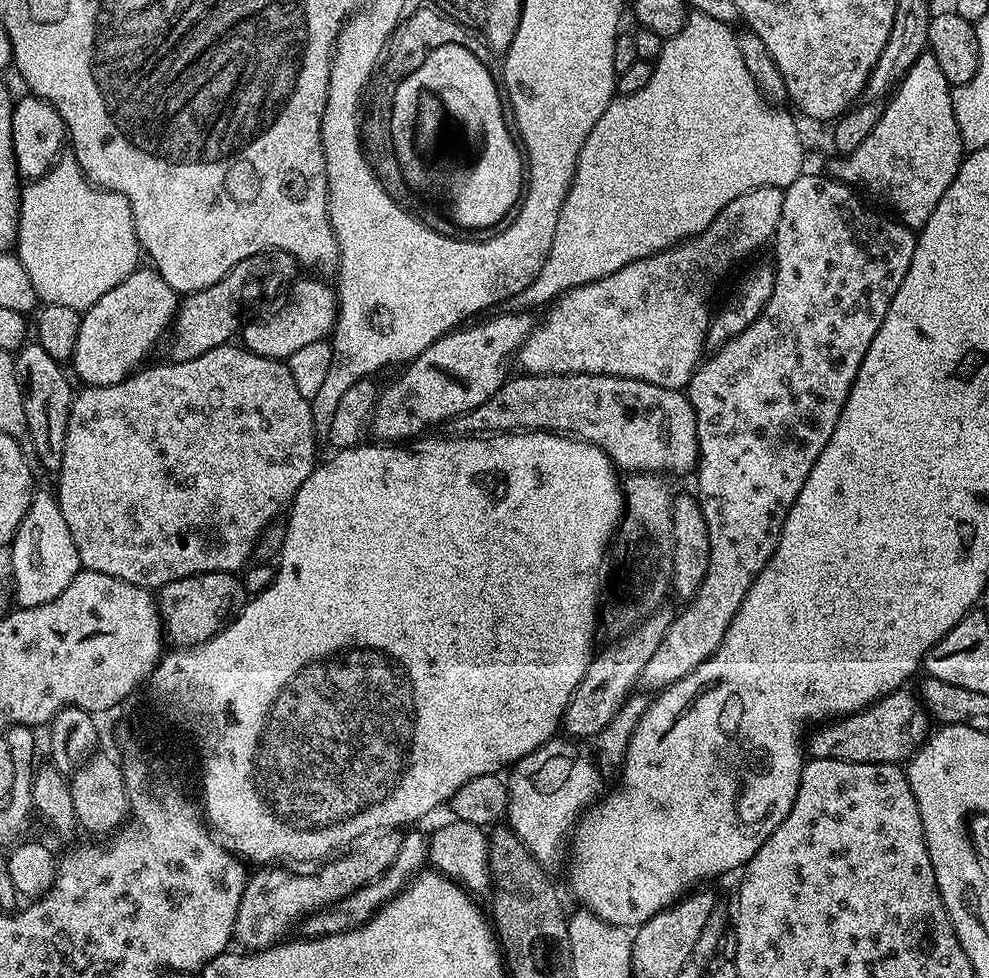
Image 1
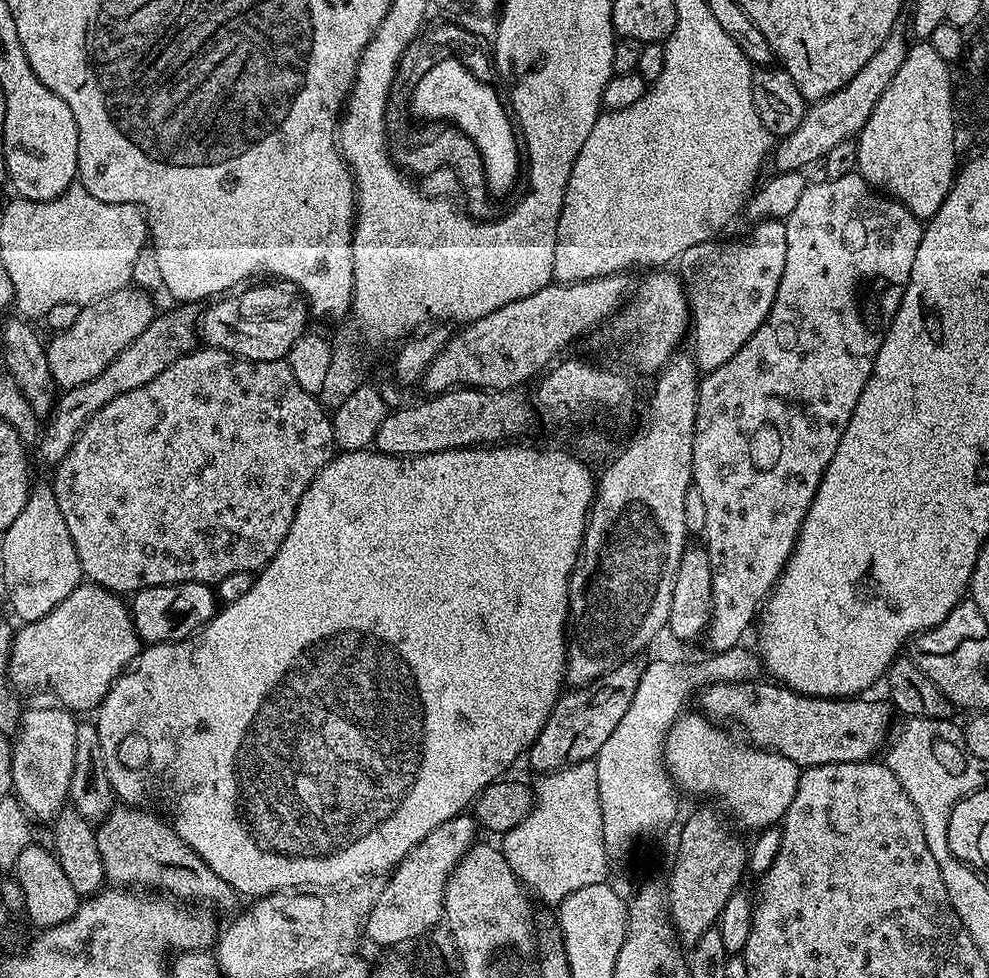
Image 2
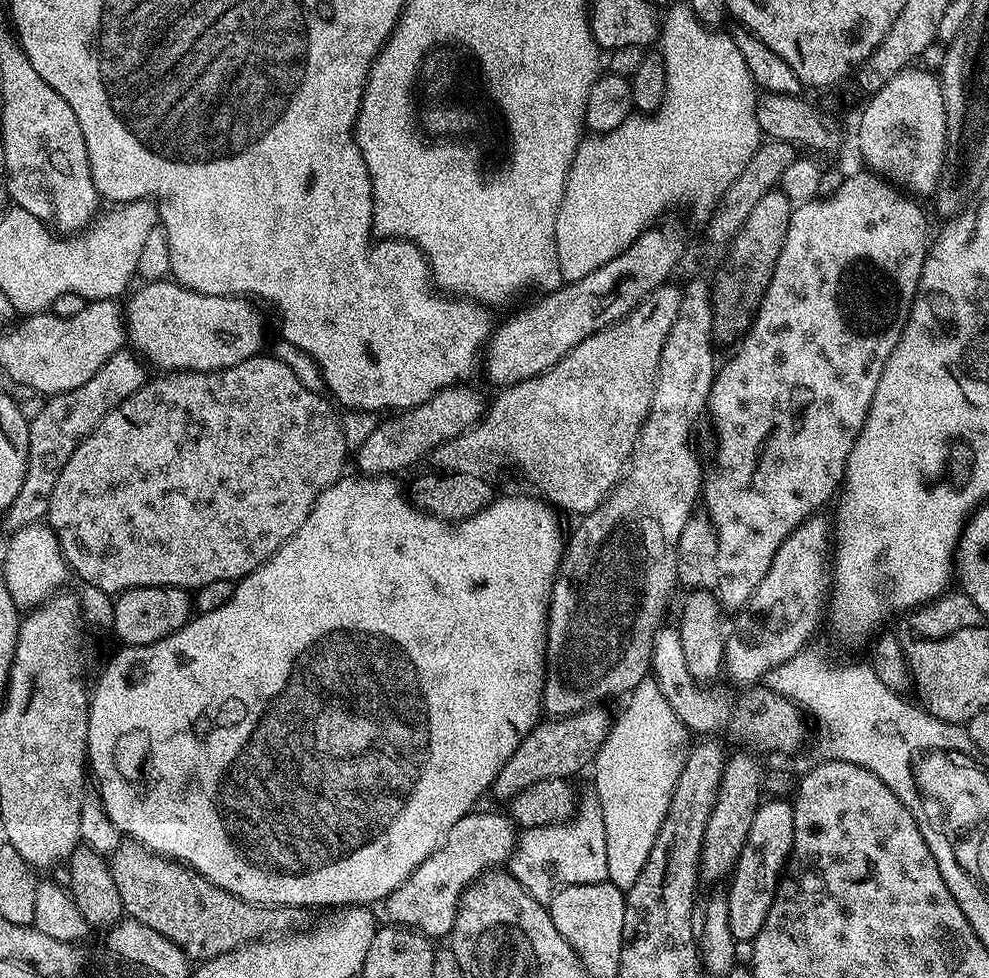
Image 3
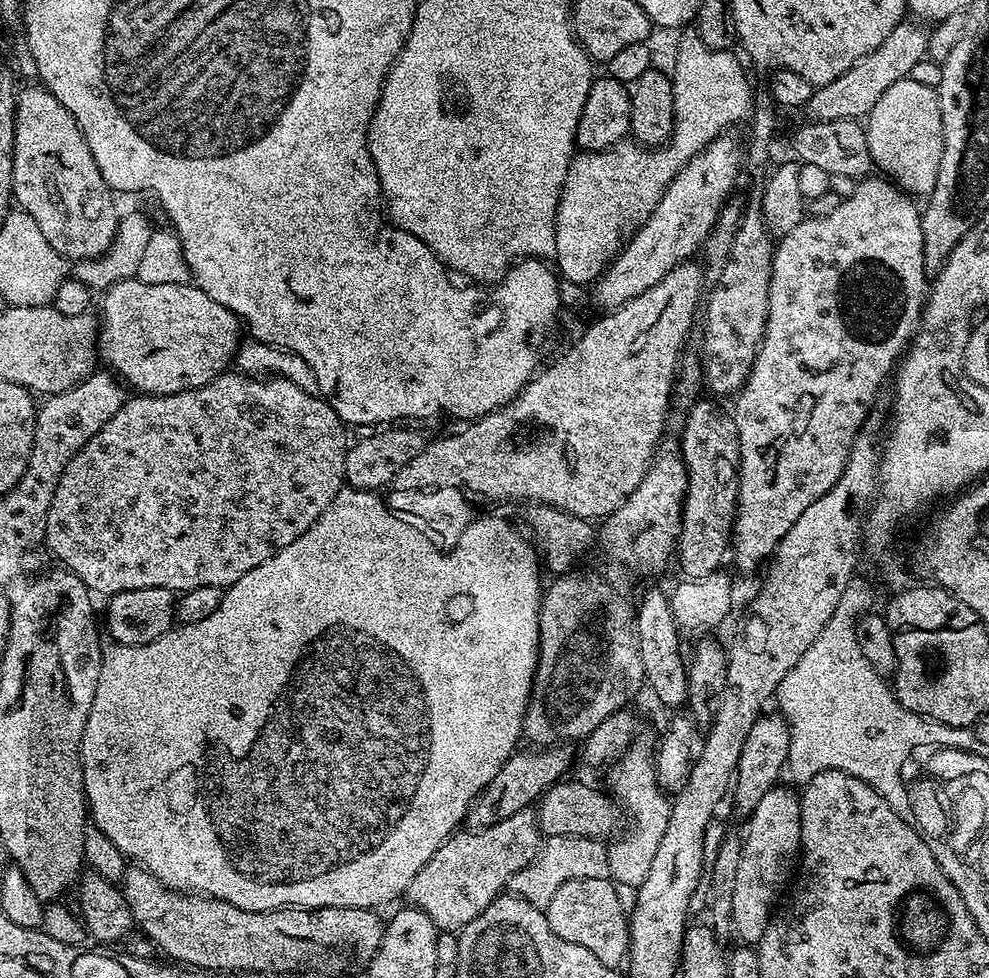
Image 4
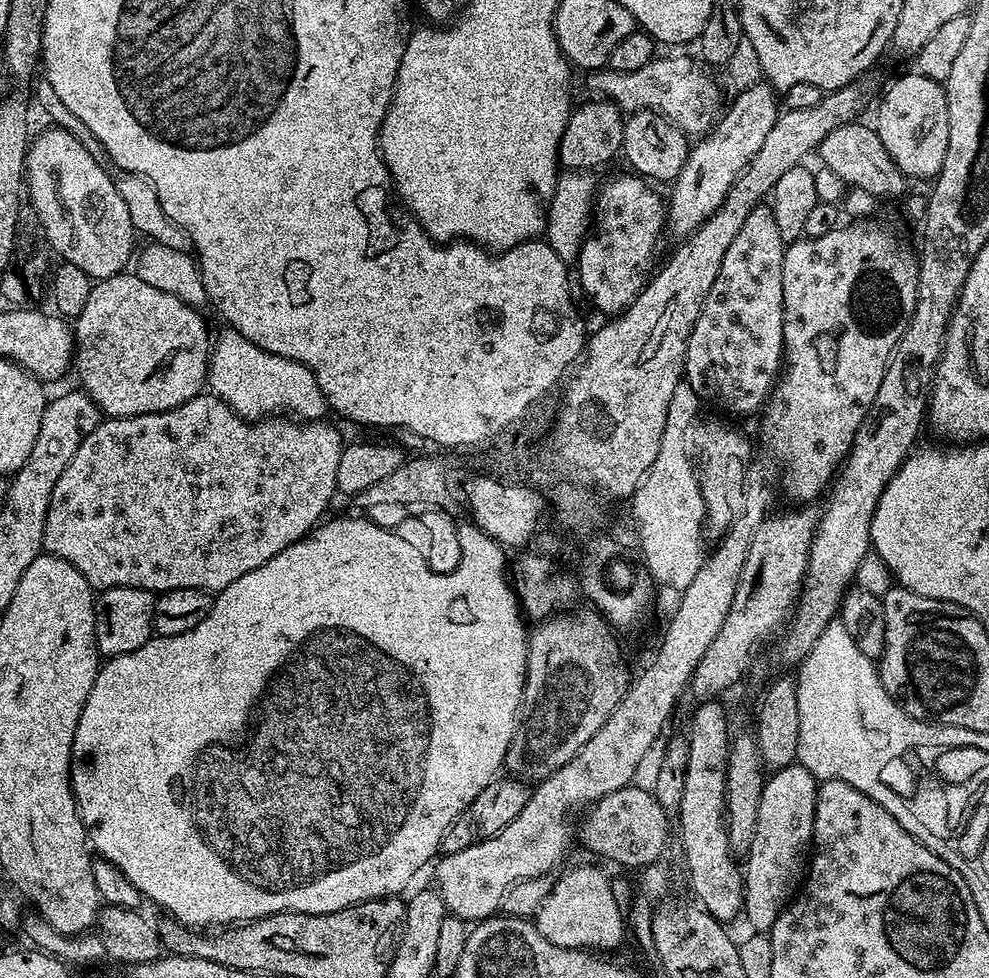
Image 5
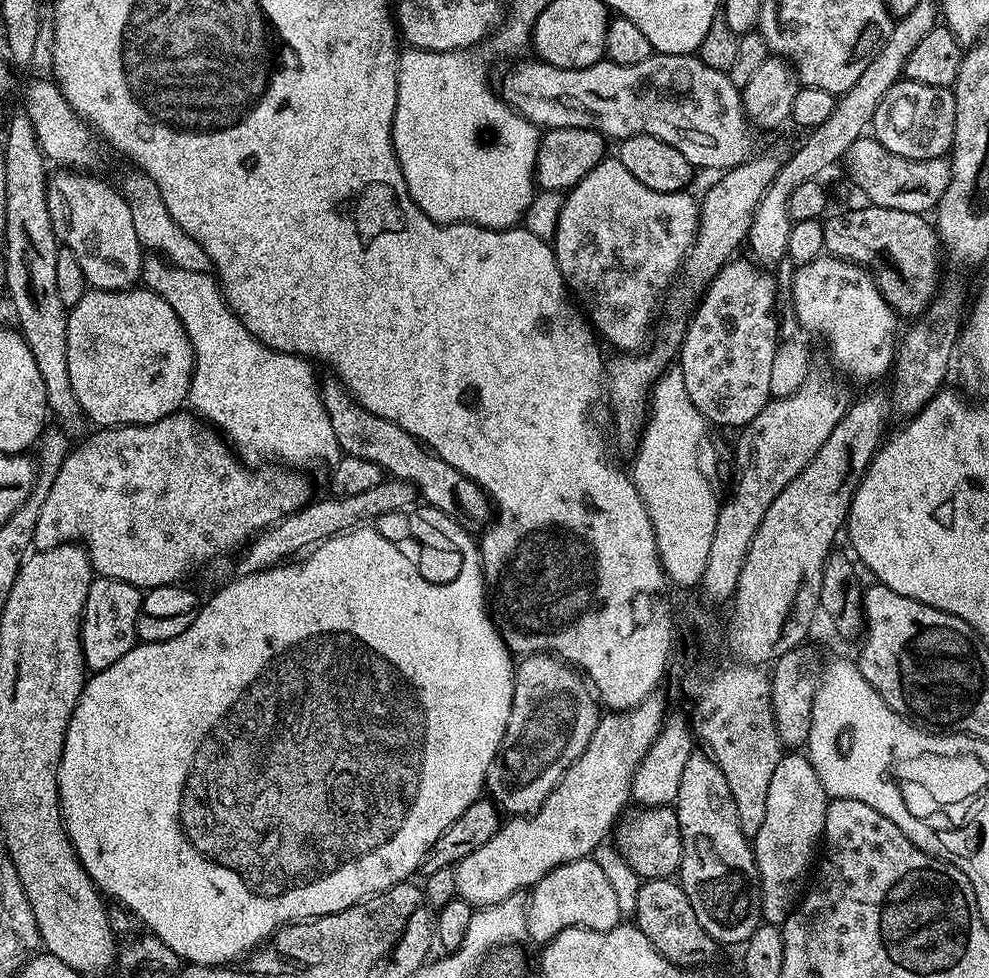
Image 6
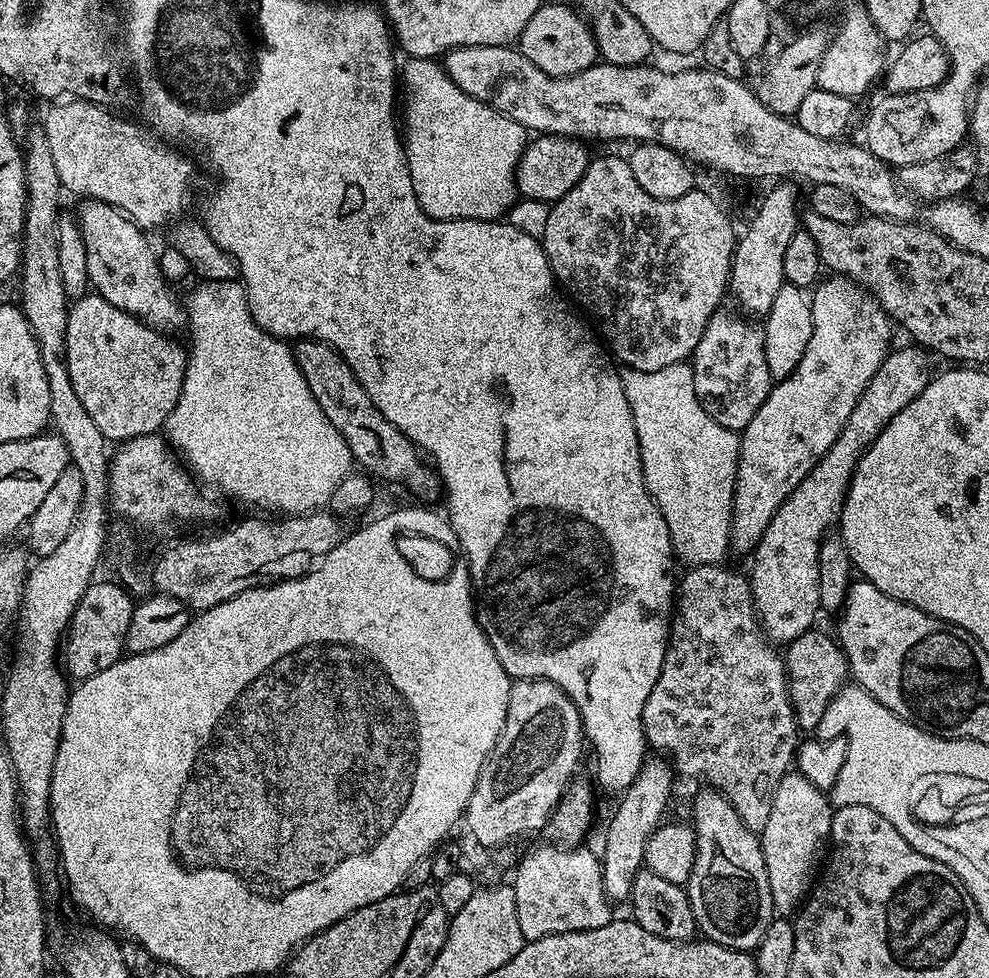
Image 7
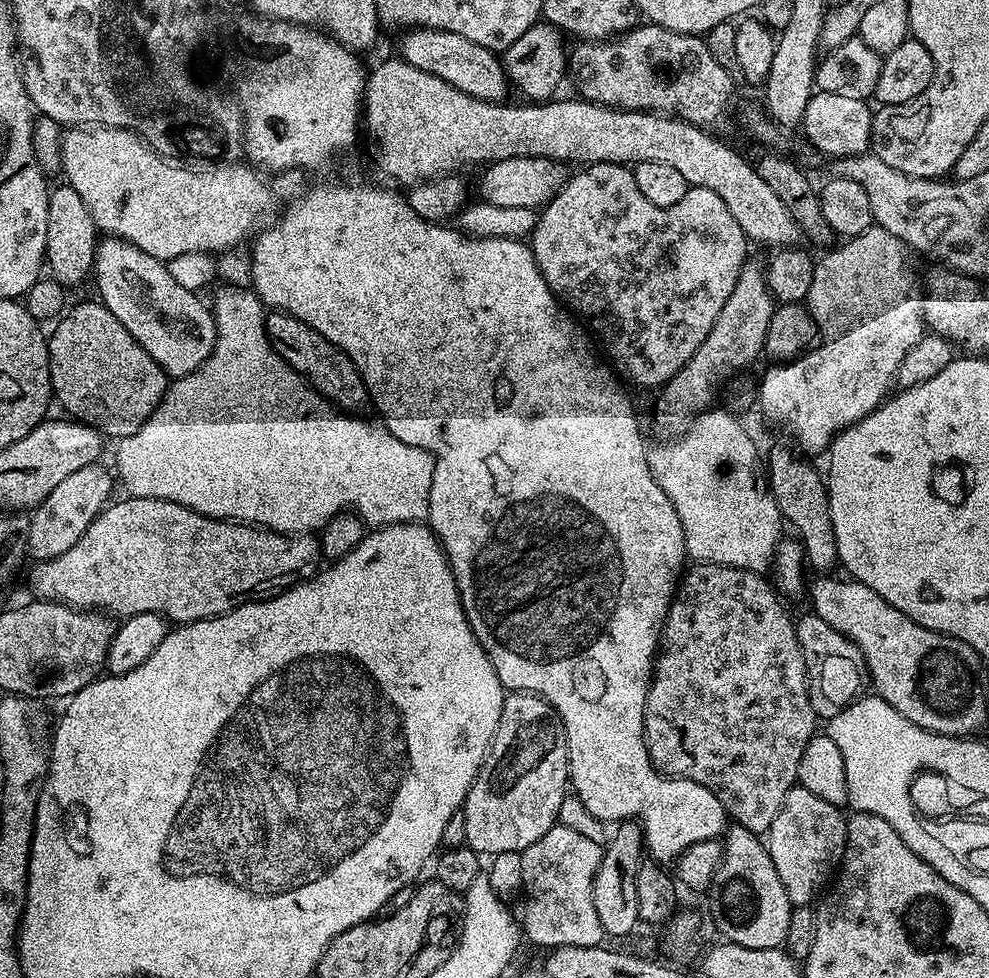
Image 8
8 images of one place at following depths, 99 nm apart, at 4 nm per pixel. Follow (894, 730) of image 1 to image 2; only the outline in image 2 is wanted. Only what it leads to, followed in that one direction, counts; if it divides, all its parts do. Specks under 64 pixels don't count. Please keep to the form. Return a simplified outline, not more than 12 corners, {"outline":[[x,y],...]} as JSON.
{"outline":[[776,682],[706,687],[699,711],[802,770],[889,743],[883,699]]}

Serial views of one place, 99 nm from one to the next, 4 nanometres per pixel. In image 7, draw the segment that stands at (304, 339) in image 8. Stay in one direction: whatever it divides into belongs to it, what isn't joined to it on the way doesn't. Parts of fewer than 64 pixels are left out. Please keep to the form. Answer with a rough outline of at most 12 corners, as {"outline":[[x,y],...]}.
{"outline":[[298,340],[314,402],[365,473],[441,499],[439,475],[382,418],[335,348]]}

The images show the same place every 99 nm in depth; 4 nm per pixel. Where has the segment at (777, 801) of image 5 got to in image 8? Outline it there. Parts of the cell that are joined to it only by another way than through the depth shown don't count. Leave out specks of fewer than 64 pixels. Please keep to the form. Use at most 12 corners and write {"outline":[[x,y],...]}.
{"outline":[[802,786],[766,833],[792,905],[844,857],[845,813]]}

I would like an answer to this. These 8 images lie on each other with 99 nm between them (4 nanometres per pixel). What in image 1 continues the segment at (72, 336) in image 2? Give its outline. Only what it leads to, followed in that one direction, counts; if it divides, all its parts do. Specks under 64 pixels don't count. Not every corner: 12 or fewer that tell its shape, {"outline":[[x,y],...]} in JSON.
{"outline":[[137,267],[81,315],[70,364],[101,388],[161,343],[178,294]]}

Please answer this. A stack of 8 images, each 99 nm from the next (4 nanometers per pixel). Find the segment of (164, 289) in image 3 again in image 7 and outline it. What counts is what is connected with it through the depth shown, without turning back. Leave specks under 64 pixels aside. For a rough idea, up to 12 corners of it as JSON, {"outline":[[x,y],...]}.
{"outline":[[89,294],[70,382],[105,441],[159,433],[188,352]]}

